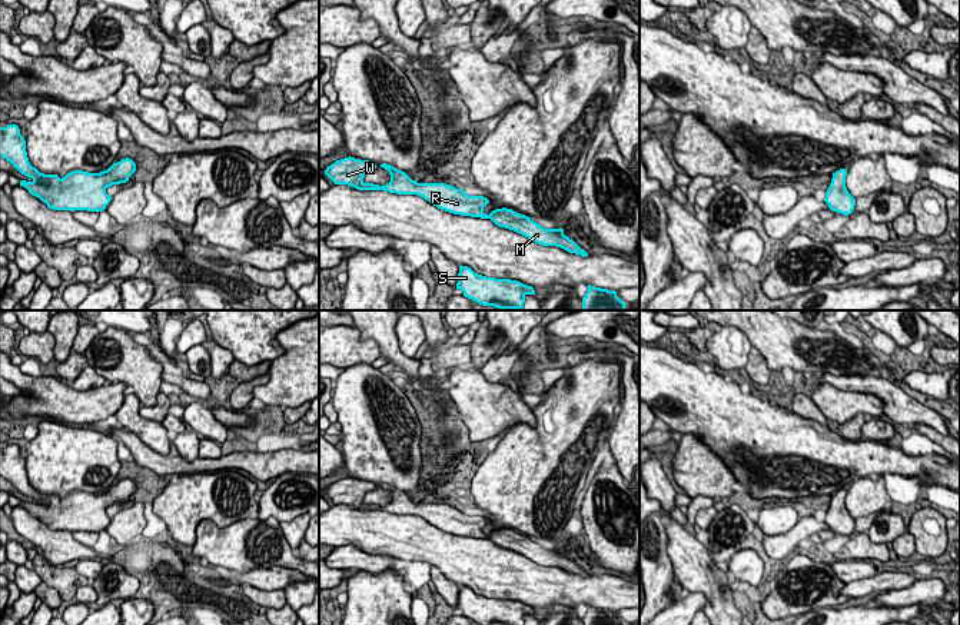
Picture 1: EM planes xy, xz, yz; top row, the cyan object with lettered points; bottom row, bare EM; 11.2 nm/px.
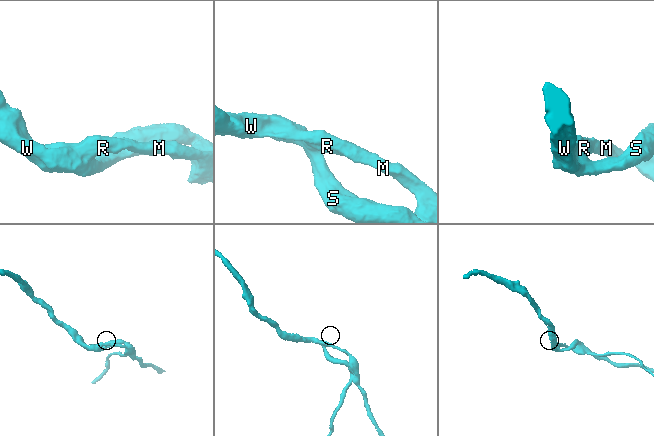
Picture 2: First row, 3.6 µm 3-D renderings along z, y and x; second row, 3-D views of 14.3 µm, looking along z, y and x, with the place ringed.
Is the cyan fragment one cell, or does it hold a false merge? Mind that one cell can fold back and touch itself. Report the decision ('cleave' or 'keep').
keep

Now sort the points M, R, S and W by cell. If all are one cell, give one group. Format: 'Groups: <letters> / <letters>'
Groups: M R S W

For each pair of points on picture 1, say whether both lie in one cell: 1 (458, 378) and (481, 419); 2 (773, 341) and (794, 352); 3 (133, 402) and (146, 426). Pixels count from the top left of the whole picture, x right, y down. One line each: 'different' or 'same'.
1: same
2: same
3: same

